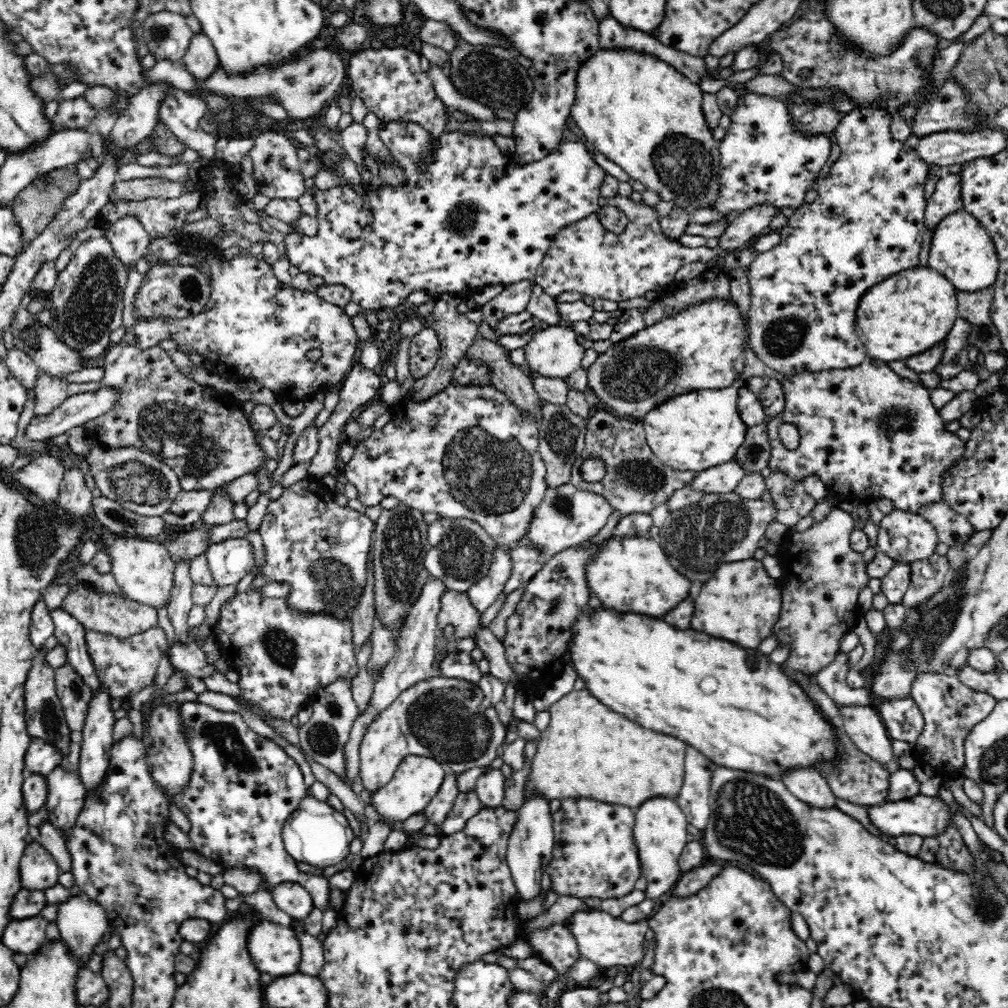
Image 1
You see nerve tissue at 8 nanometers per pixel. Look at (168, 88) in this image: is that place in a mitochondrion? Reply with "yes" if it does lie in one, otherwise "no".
no

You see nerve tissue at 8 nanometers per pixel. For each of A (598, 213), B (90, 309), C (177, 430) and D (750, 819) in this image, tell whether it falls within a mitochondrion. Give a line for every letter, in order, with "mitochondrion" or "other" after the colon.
A: other
B: mitochondrion
C: mitochondrion
D: mitochondrion

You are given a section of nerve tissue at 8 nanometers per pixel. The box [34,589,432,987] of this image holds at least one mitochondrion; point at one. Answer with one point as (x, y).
(223, 737)

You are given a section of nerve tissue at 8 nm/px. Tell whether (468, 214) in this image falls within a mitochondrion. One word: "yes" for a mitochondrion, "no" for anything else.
yes

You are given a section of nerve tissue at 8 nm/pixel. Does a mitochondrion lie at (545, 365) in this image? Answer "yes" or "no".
no

